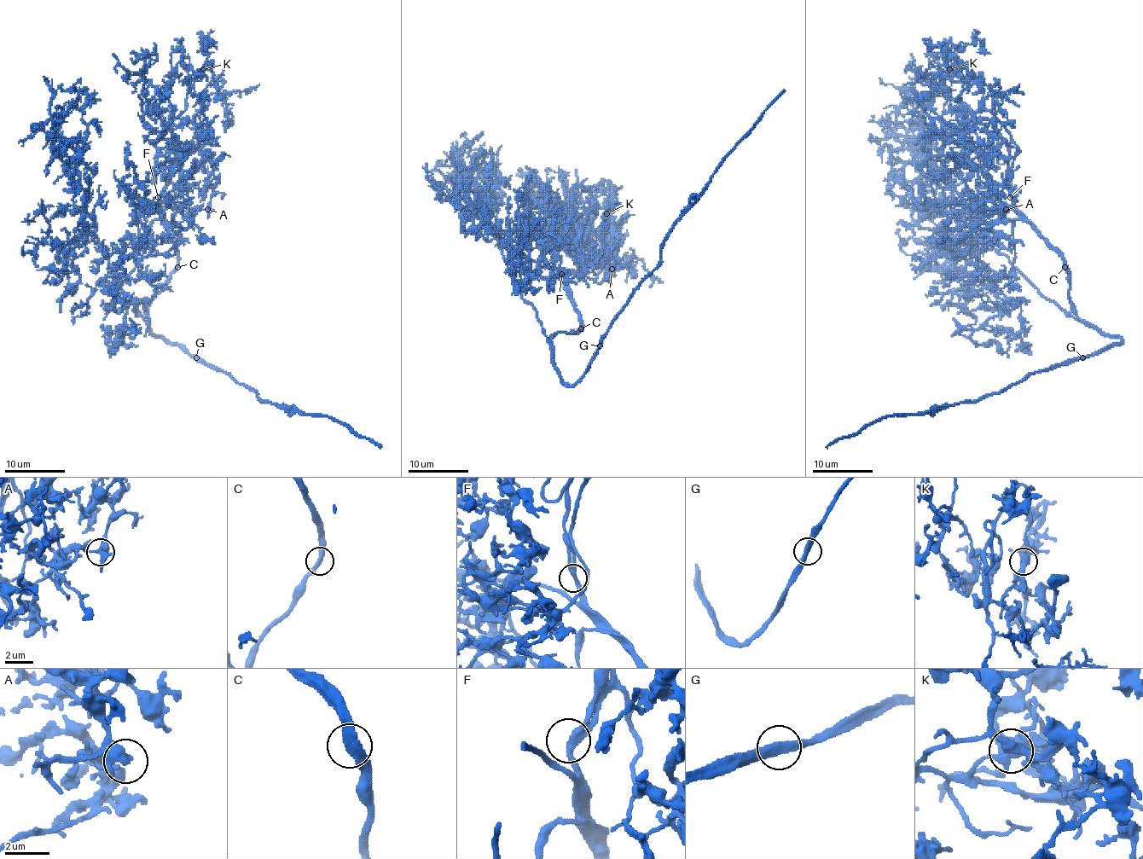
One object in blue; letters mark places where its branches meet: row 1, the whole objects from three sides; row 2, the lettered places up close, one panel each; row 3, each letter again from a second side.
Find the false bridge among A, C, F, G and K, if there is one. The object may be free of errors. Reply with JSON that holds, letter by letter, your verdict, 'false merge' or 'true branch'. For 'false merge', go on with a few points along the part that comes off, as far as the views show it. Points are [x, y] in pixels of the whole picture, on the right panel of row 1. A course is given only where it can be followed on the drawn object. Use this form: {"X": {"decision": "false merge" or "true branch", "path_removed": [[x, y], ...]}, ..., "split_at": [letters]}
{"A": {"decision": "true branch"}, "C": {"decision": "true branch"}, "F": {"decision": "true branch"}, "G": {"decision": "true branch"}, "K": {"decision": "true branch"}, "split_at": []}

